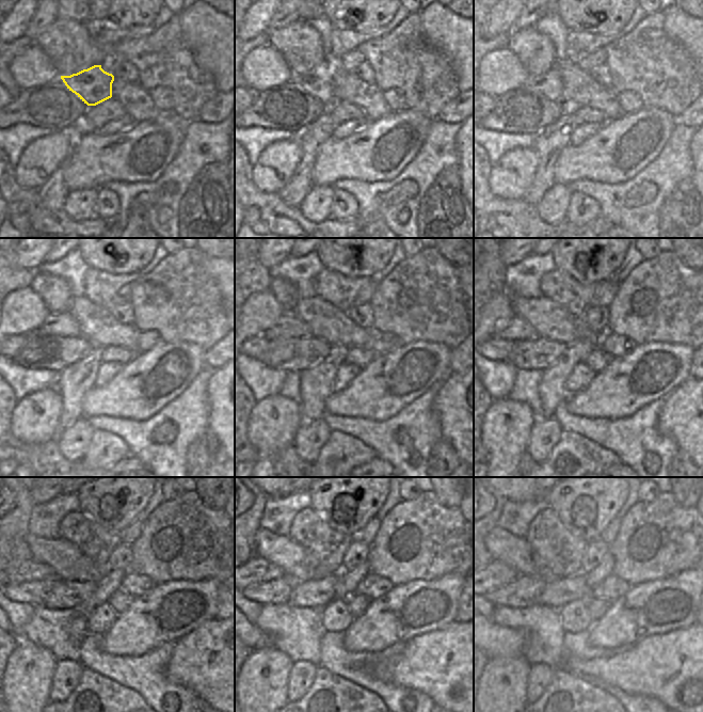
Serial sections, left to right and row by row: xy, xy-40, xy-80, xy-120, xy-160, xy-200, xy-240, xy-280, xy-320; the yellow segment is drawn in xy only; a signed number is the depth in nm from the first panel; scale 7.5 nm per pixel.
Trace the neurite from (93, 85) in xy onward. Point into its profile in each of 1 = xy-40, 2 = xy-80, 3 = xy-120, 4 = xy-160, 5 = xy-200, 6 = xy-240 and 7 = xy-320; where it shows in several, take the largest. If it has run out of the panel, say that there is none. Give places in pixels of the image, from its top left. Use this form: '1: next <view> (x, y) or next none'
1: next xy-40 (318, 82)
2: next xy-80 (549, 84)
3: next xy-120 (64, 323)
4: next xy-160 (288, 326)
5: next xy-200 (516, 329)
6: next xy-240 (28, 570)
7: next xy-320 (496, 574)

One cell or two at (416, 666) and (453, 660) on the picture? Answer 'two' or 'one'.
one

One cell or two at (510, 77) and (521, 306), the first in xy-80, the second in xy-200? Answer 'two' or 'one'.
two

